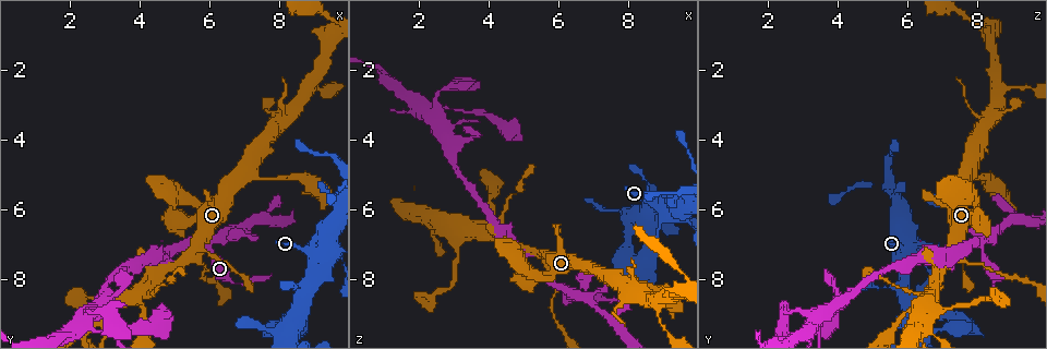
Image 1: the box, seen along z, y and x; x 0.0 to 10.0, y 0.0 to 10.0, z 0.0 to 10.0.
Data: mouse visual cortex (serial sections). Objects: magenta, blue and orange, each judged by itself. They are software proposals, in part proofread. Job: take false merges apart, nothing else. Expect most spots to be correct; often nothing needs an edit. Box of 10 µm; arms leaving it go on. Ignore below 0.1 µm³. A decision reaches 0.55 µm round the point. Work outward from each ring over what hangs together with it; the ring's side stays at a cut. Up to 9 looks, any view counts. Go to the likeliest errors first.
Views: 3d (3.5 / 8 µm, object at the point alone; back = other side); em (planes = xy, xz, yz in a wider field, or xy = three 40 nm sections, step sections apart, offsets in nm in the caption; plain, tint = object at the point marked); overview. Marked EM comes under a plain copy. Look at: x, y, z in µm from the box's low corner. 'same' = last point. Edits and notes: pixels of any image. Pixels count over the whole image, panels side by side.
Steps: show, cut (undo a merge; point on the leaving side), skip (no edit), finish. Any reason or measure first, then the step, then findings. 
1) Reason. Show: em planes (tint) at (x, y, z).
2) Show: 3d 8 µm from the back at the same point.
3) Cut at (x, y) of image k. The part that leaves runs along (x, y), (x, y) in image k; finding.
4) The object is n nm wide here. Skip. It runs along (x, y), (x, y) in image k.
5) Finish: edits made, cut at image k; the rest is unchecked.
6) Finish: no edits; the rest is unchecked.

Sharp bend. Show: 3d 3.5 µm from the back at (5.75, 6.95, 8.05).

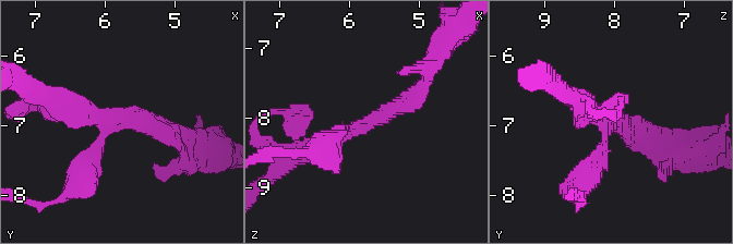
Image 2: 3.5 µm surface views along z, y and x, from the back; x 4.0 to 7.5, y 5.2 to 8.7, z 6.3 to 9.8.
3 arms meet here; the arms are 250, 250, 350 nm wide; now the EM. Show: em xy step 5 (tint) at (5.80, 6.90, 8.10).

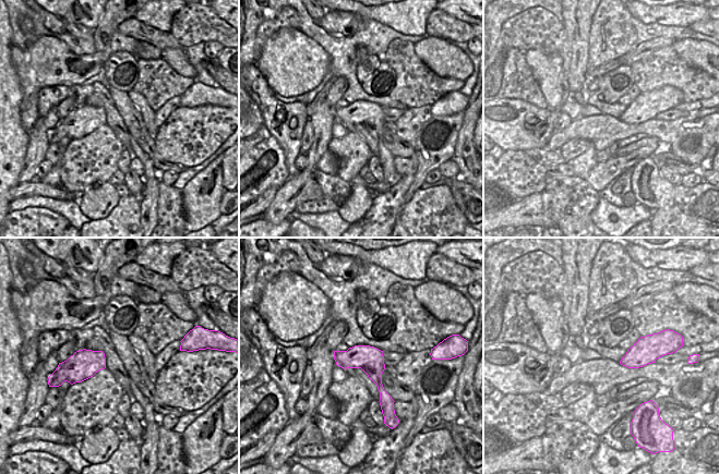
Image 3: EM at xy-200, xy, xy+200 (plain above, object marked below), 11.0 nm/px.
Skip. It runs along (336, 353), (359, 359), (385, 400) in image 3; continuous, no second cell.

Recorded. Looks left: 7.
Sharp bend. Show: 3d 8 µm at (2.65, 8.90, 2.65).

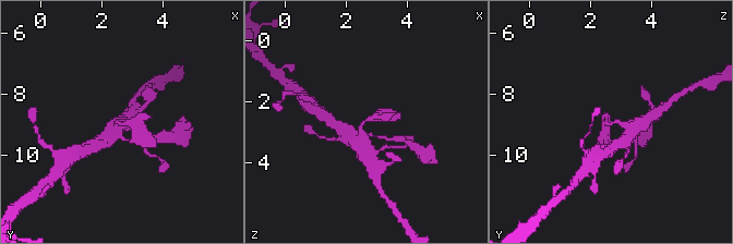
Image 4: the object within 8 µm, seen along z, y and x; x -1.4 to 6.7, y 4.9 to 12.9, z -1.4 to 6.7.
Show: 3d 3.5 µm at the same point.

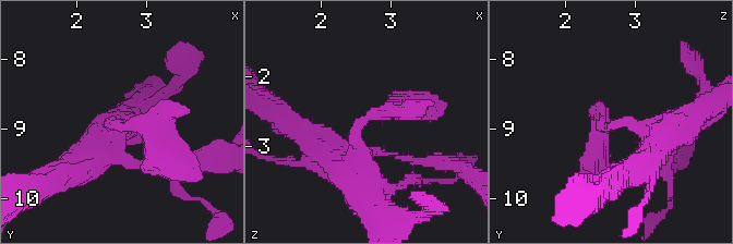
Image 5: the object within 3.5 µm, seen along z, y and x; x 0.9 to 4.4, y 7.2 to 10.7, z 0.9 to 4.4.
Show: em xy step 5 (tint) at (2.65, 8.95, 2.60).

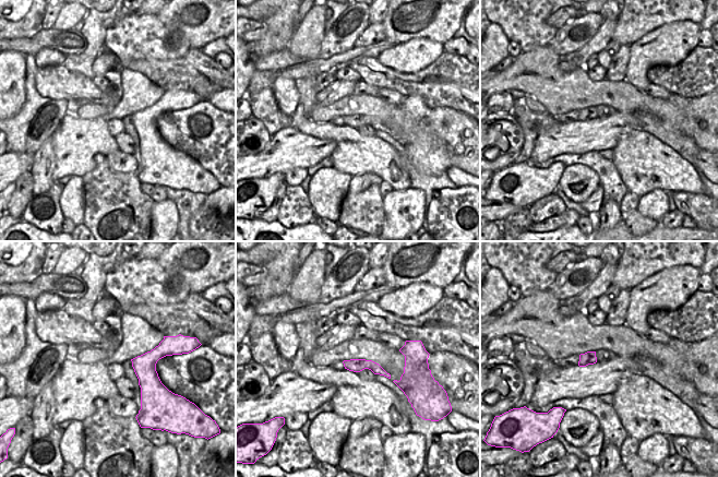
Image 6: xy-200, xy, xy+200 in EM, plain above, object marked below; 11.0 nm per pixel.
Skip. It runs along (350, 178), (360, 122), (417, 106) in image 5; continuous, no second cell.

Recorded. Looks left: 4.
Show: 3d 3.5 µm at (3.35, 8.75, 6.60).

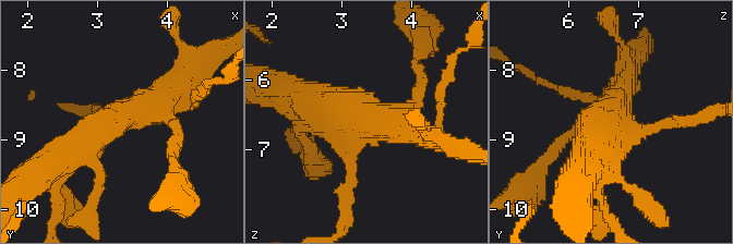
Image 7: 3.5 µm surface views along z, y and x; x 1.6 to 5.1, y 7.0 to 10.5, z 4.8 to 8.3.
Need the tissue. Show: em xy step 3 (tint) at (3.30, 8.70, 6.65).

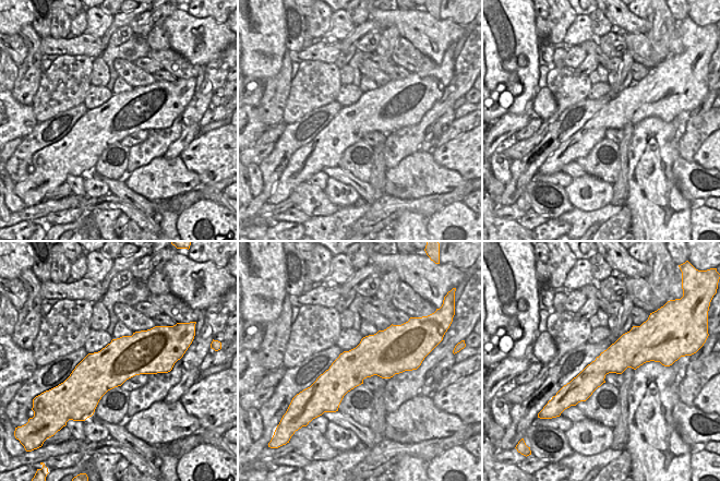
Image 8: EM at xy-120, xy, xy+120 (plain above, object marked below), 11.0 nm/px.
4 arms meet here. Skip. It runs along (178, 85), (63, 156) in image 7; continuous, no second cell.

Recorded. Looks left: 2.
Finish: no edits; the rest is unchecked.

